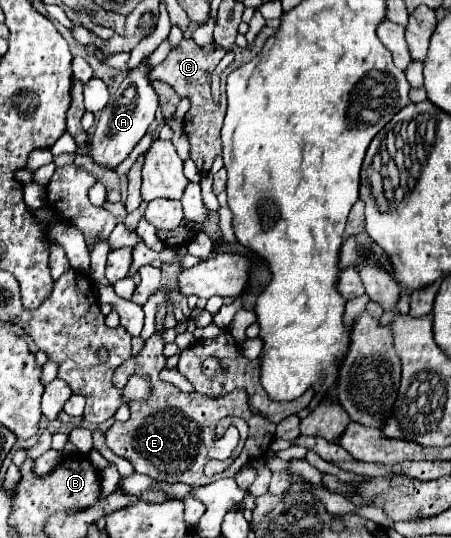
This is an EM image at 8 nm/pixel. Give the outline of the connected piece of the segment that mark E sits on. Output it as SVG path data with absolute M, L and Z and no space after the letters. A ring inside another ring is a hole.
M157 331L151 339L145 341L145 345L137 357L131 357L123 365L117 367L117 371L113 375L113 385L117 389L123 389L131 375L145 375L151 383L151 397L145 403L141 403L141 401L129 401L127 403L131 409L129 421L127 423L115 423L105 433L109 449L115 455L127 459L137 473L149 475L151 479L163 481L169 485L187 483L191 487L209 485L221 477L233 477L247 461L261 459L269 451L269 445L275 437L275 425L271 421L267 421L265 417L251 413L251 409L247 405L247 395L243 391L233 391L233 393L227 393L221 397L203 397L201 393L195 393L195 391L193 393L181 393L171 383L161 381L159 371L165 367L163 345L165 345L163 333ZM227 415L235 415L235 417L245 419L249 425L249 437L247 437L247 443L243 447L243 453L233 461L231 467L227 467L221 475L207 477L203 473L203 467L211 459L215 425L219 423L219 419L223 419Z

